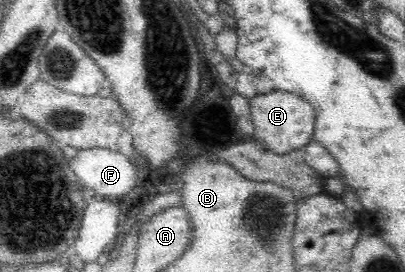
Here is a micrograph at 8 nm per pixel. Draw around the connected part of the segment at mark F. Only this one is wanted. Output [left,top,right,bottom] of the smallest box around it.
[69,150,137,200]

